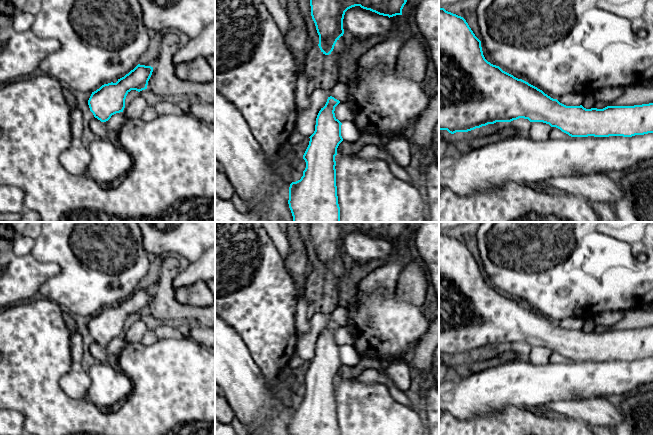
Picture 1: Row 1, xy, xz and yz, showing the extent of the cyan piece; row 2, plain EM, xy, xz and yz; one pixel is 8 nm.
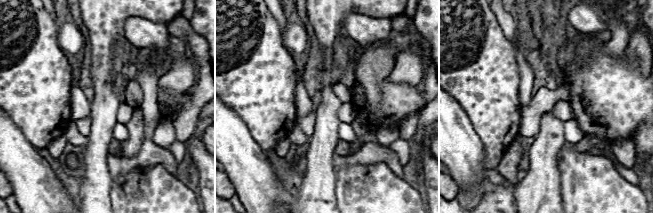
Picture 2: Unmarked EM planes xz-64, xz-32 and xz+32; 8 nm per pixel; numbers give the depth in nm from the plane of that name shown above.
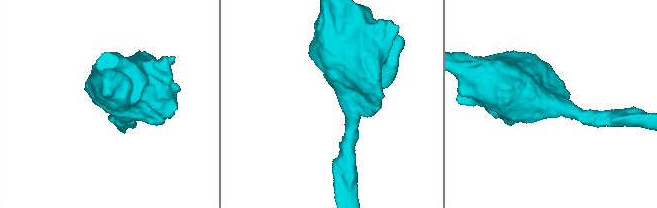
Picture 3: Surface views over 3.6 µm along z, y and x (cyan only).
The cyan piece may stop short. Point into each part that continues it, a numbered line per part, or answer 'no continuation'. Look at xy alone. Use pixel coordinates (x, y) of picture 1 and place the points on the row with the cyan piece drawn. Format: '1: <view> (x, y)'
no continuation

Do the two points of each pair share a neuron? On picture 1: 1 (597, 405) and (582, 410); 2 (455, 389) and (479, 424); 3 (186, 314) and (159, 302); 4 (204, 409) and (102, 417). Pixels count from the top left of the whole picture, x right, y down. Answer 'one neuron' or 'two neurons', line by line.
1: one neuron
2: two neurons
3: one neuron
4: one neuron

